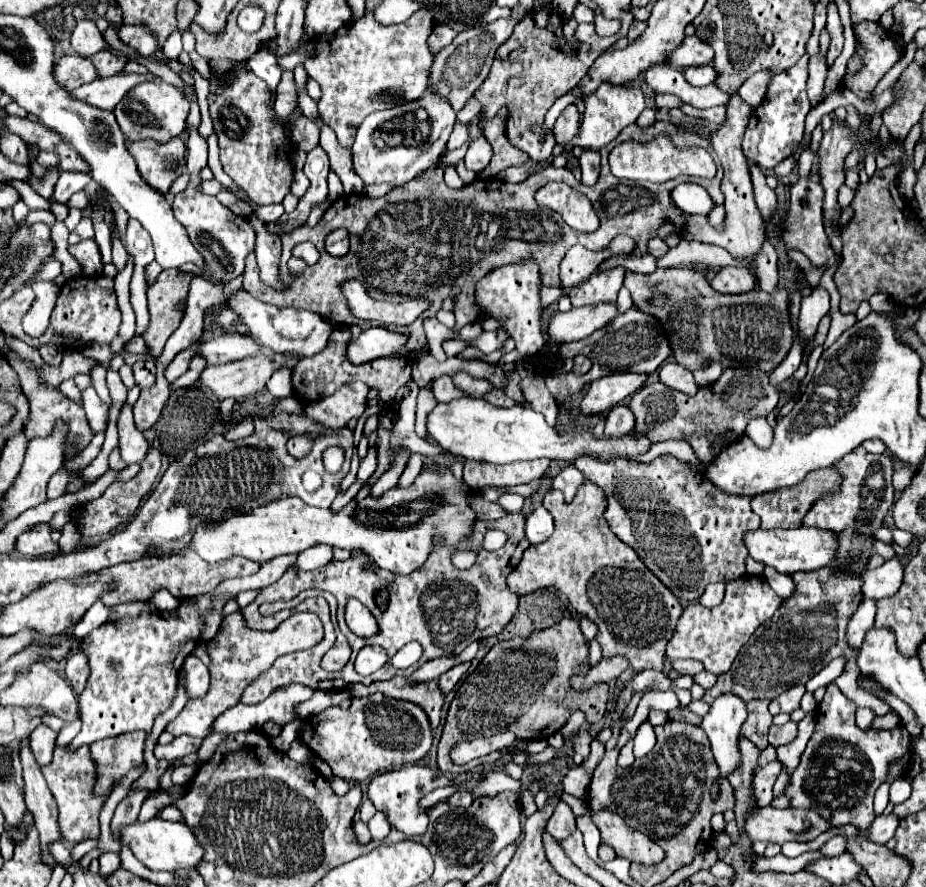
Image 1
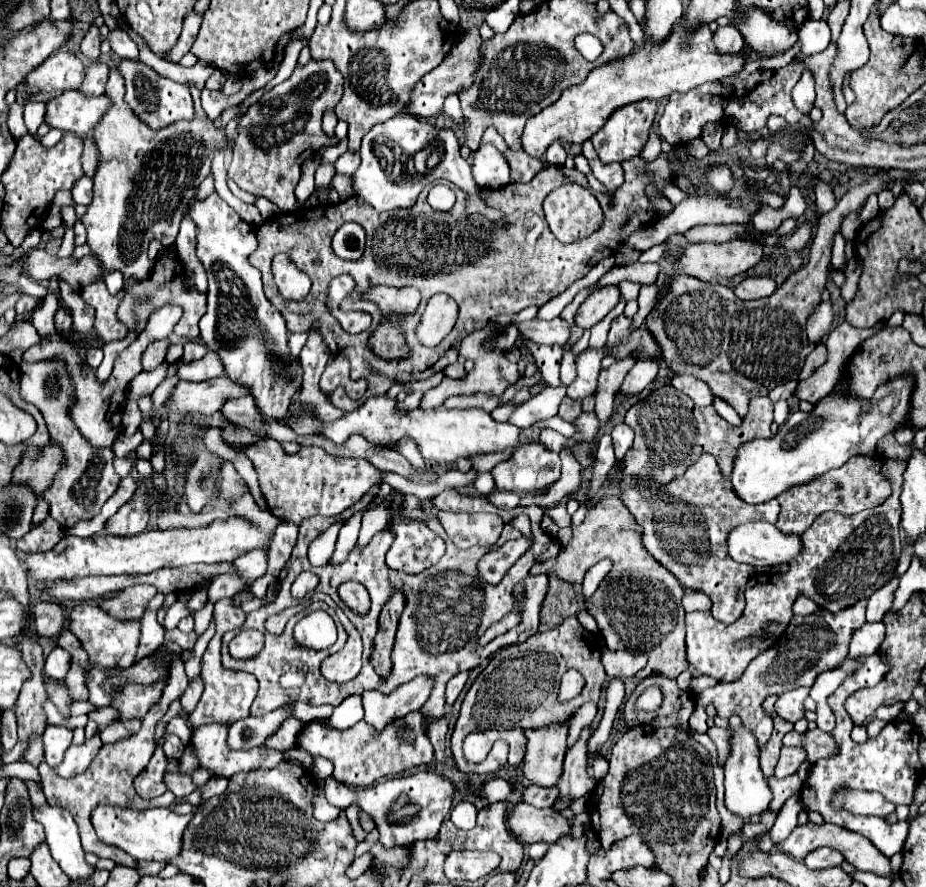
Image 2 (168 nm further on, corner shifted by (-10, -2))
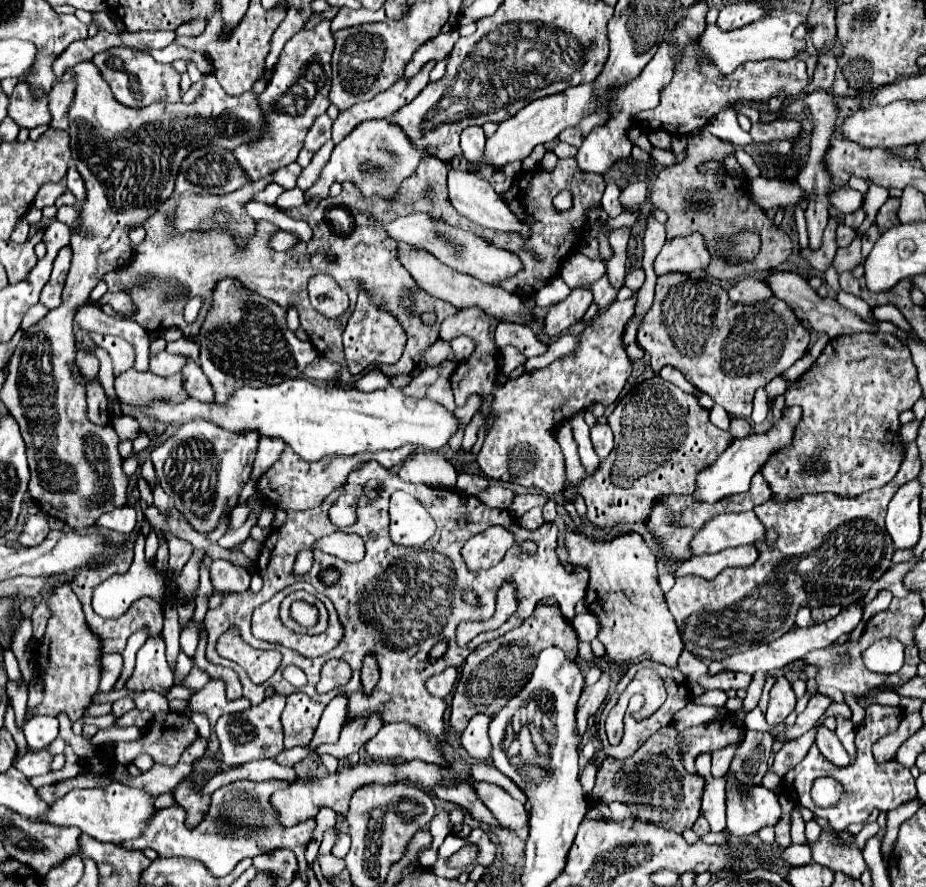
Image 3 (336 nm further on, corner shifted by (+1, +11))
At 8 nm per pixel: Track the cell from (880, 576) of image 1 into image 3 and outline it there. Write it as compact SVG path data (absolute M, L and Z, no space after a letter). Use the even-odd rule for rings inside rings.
M849 605L847 609L843 609L837 617L833 617L827 623L819 623L819 625L813 625L813 627L807 627L807 629L791 629L789 633L785 633L783 637L775 639L773 643L753 647L753 649L749 649L745 653L735 653L735 655L731 655L731 657L727 657L723 661L711 661L709 663L709 675L717 675L717 673L723 673L723 671L757 673L757 671L775 671L775 669L781 669L787 663L805 657L809 651L829 647L843 633L851 633L851 629L855 629L855 625L861 621L861 617L863 617L863 607L861 605Z

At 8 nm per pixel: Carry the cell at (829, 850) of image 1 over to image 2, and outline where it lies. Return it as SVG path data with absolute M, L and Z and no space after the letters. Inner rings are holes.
M814 850L804 858L804 864L812 870L820 870L820 868L832 868L832 866L840 866L844 862L842 854L838 854L838 850Z

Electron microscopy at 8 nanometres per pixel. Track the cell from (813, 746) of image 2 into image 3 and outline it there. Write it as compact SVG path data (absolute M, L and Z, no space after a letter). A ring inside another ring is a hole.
M819 727L815 743L817 743L819 751L823 753L823 757L827 761L831 761L835 767L847 767L849 765L847 751L843 749L841 741L837 739L837 735L833 731L829 731L827 727Z

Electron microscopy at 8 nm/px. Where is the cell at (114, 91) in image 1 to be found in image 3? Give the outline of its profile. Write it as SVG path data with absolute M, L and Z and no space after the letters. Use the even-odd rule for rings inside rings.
M17 83L13 93L9 95L7 115L19 125L19 129L35 129L51 121L51 115L47 109L47 97L39 101L33 99L25 83Z

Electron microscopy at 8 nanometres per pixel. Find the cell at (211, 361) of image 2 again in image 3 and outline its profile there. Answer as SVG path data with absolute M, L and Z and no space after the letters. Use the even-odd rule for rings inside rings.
M167 351L149 353L149 371L155 375L161 375L161 377L169 377L173 373L179 373L185 363L187 363L187 357L171 355Z

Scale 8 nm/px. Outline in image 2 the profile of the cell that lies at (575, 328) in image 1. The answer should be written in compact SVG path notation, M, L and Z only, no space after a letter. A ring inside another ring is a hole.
M554 318L550 322L544 320L526 320L518 324L518 330L536 344L560 344L564 346L570 340L570 326L564 318Z

